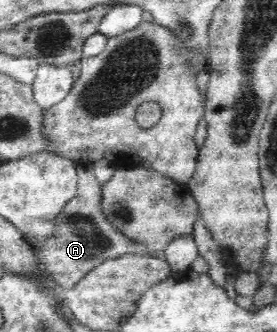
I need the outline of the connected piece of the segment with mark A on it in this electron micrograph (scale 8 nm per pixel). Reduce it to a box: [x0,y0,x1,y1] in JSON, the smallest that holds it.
[38,162,163,291]

